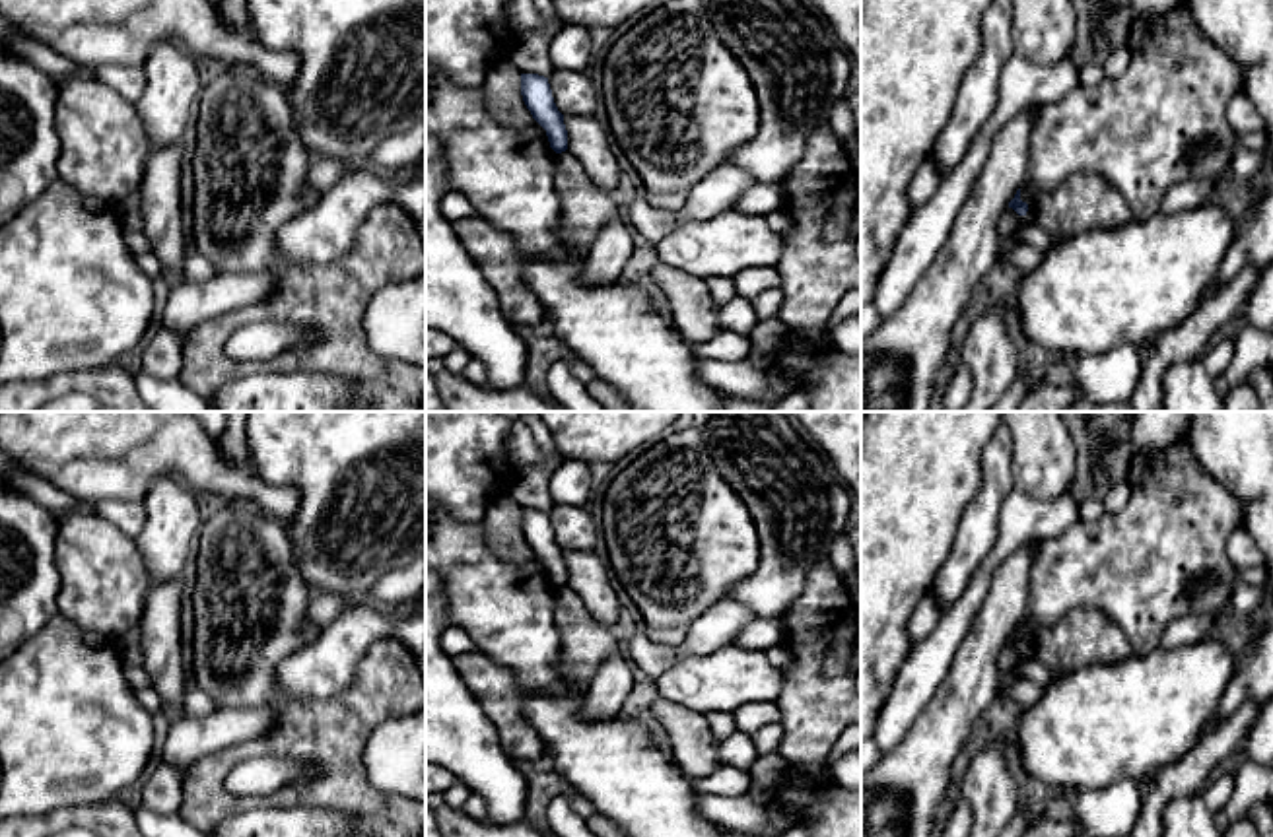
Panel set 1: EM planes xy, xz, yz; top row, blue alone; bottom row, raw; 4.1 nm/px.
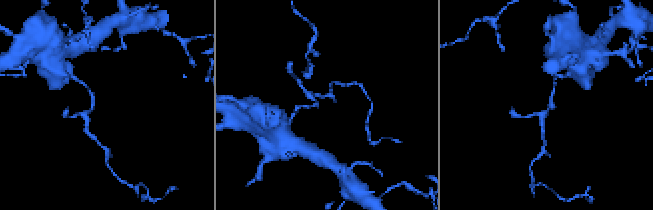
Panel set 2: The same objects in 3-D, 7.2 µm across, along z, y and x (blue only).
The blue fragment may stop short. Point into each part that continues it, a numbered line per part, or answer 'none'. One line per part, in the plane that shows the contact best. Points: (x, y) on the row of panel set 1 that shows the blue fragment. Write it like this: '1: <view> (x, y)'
none

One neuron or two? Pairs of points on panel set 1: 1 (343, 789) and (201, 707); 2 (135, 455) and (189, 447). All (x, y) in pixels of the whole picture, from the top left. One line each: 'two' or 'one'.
1: two
2: one

